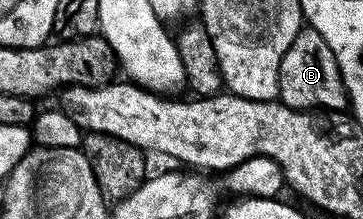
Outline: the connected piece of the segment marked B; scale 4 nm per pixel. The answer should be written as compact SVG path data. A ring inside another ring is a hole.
M308 27L298 31L281 61L278 98L293 110L313 111L320 107L325 111L341 111L346 108L347 94L337 66L337 56L331 51L327 39L319 35L319 31Z

